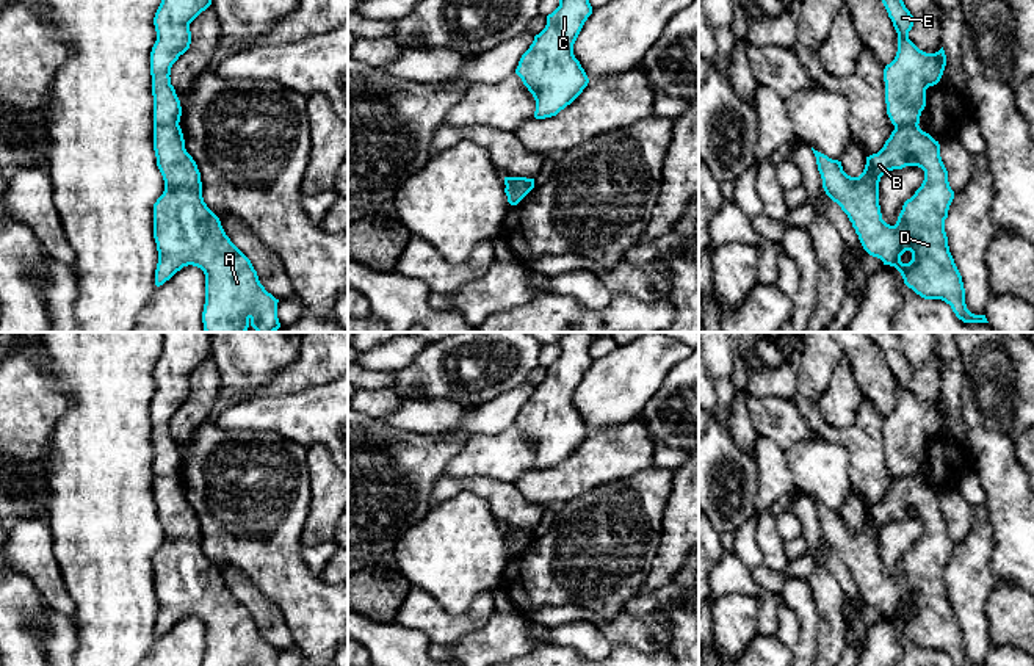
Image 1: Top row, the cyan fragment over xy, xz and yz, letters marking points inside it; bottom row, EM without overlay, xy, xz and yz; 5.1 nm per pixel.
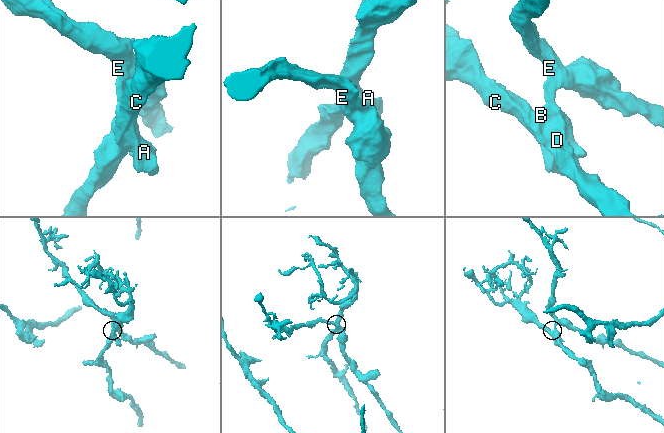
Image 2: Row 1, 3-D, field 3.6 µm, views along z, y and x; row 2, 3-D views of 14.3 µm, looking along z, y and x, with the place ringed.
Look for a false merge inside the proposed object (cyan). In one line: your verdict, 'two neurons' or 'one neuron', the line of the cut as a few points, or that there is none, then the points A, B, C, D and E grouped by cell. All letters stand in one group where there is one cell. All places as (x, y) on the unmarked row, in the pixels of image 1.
two neurons; cut in xy along (177, 474), (154, 477); A B C D / E

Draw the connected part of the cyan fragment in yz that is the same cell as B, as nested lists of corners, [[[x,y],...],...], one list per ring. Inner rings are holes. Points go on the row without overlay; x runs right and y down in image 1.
[[[920,476],[895,478],[884,498],[870,508],[859,528],[851,528],[843,522],[841,512],[812,498],[818,522],[822,530],[826,545],[837,553],[848,566],[863,600],[884,613],[895,617],[904,635],[924,650],[942,650],[951,657],[956,666],[974,666],[967,660],[965,639],[962,627],[949,603],[945,570],[954,550],[954,542],[948,533],[948,522],[940,508],[940,495]],[[918,517],[924,522],[924,531],[915,545],[907,550],[895,577],[882,570],[879,556],[880,528],[893,520]]]

